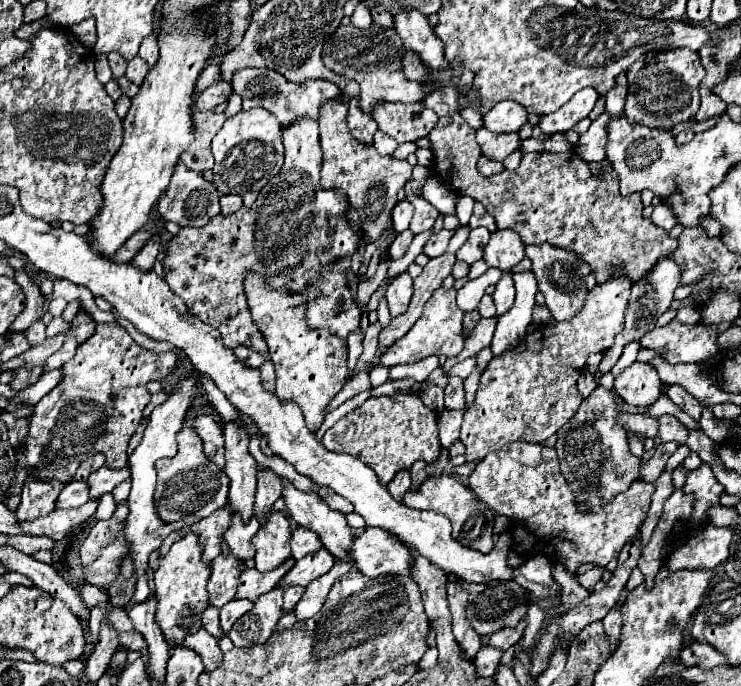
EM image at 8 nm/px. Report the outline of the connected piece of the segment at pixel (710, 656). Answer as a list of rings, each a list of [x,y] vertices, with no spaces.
[[[699,642],[687,644],[681,650],[679,660],[685,666],[699,666],[699,668],[715,668],[719,664],[725,664],[725,656],[719,654],[717,650],[713,650],[707,642],[703,642],[703,644],[699,644]]]

